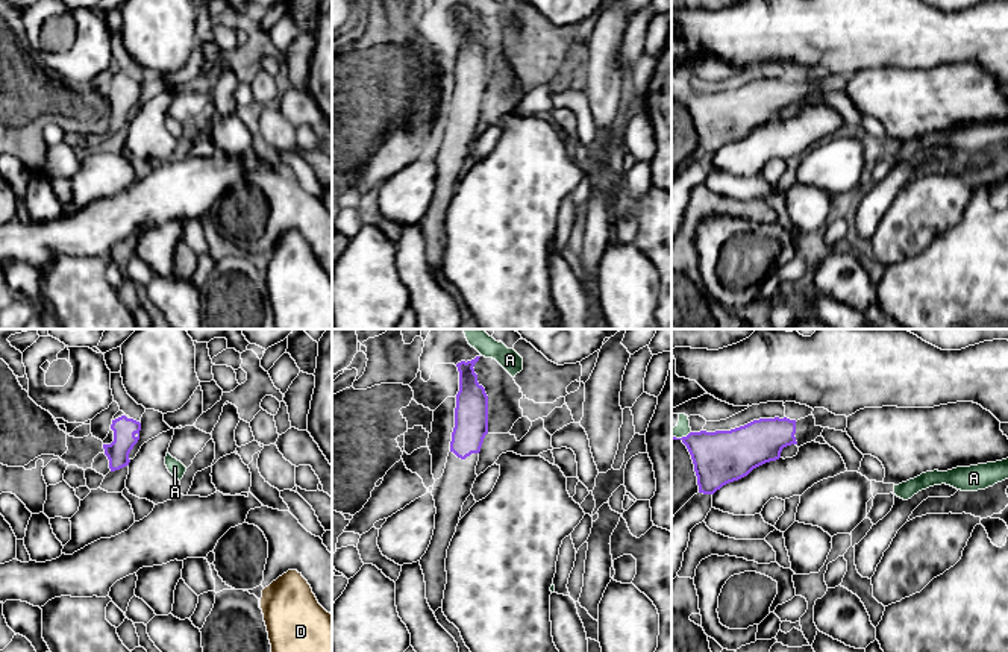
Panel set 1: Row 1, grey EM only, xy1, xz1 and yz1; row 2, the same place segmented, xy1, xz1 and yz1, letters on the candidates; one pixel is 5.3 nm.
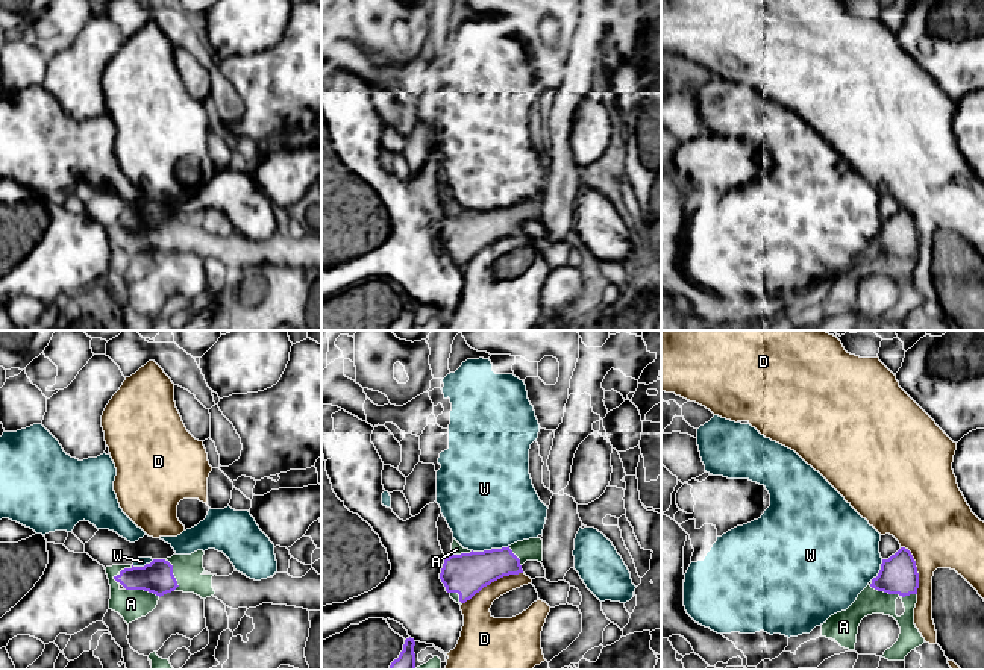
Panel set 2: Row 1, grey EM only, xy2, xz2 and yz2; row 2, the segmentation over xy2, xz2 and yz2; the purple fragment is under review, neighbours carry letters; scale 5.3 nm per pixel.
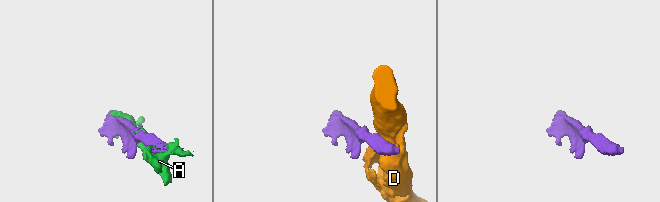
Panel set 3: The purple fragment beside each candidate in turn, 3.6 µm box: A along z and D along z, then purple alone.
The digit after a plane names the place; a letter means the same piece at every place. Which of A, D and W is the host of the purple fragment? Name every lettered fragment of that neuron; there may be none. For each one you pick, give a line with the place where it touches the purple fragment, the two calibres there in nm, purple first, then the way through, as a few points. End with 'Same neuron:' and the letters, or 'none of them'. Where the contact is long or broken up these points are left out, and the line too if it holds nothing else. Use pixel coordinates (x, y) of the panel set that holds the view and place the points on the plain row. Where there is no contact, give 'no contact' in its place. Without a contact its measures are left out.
Same neuron: none of them

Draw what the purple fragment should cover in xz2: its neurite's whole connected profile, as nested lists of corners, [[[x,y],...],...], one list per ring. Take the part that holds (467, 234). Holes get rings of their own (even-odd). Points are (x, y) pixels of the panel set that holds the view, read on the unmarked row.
[[[508,208],[450,215],[444,220],[440,240],[447,253],[458,253],[465,264],[491,243],[523,233],[520,220]]]

